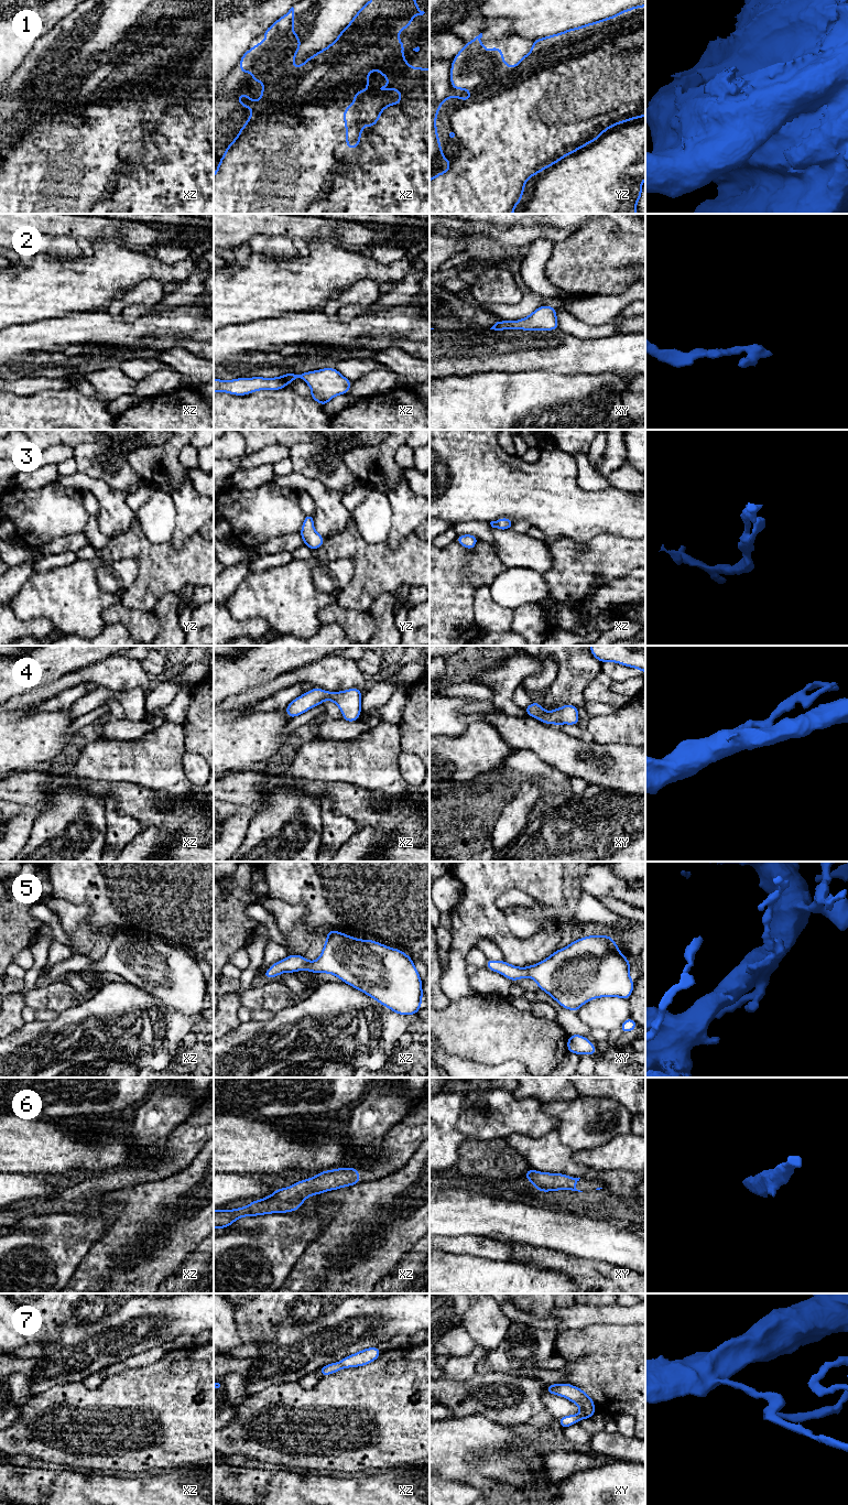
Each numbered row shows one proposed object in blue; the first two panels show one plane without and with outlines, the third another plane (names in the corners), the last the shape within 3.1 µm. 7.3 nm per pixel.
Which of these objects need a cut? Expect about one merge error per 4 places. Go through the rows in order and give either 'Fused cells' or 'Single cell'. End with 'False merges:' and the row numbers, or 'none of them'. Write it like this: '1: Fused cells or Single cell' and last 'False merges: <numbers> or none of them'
1: Fused cells
2: Single cell
3: Single cell
4: Single cell
5: Single cell
6: Single cell
7: Single cell
False merges: 1

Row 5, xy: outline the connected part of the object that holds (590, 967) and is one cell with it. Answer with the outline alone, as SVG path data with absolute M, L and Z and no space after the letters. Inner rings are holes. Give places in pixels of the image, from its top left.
M609 935L584 936L564 949L556 950L544 961L528 967L513 966L504 960L487 960L486 967L512 982L523 977L533 978L537 987L546 992L563 1008L575 1013L581 1005L595 998L620 997L628 1000L634 988L634 982L629 975L630 961L621 954L613 938Z

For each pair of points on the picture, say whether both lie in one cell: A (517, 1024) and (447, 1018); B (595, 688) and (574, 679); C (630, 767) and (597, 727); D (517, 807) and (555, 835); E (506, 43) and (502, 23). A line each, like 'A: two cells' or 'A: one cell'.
A: one cell
B: two cells
C: two cells
D: two cells
E: one cell

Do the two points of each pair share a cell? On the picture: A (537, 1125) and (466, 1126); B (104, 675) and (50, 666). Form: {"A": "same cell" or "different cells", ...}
{"A": "same cell", "B": "different cells"}

